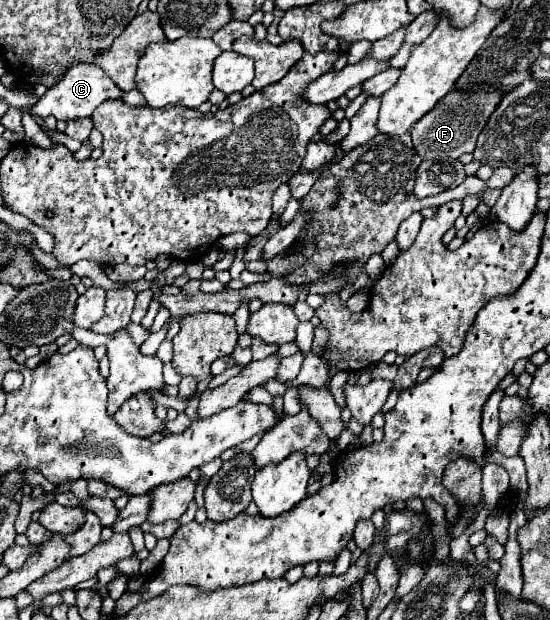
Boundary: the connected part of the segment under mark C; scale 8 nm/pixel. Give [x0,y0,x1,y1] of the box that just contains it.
[31,63,123,121]

